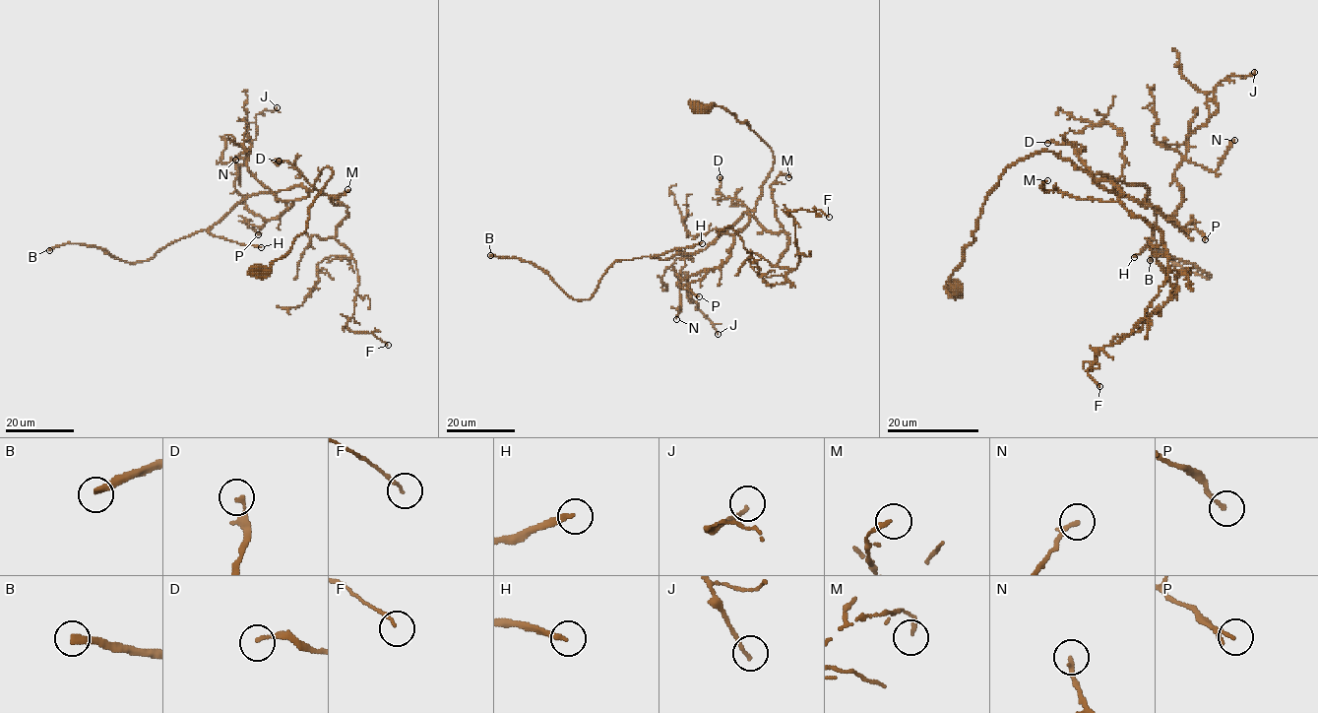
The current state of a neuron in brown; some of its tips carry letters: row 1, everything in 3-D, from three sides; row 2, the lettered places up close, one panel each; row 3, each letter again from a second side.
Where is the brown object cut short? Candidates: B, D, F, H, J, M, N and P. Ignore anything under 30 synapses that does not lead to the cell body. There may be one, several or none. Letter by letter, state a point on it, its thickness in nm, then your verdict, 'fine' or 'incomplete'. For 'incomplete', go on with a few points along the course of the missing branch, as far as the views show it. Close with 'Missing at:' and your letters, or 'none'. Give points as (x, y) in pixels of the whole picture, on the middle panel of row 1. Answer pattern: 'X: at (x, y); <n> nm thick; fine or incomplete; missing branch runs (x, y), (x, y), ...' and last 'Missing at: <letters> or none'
B: at (490, 255); 280 nm thick; incomplete
D: at (720, 177); 130 nm thick; fine
F: at (829, 217); 130 nm thick; fine
H: at (702, 243); 200 nm thick; incomplete; missing branch runs (702, 243), (740, 215), (752, 201), (778, 196), (786, 185), (786, 176), (773, 161), (756, 155), (747, 159)
J: at (718, 334); 150 nm thick; fine
M: at (788, 177); 170 nm thick; fine
N: at (676, 319); 190 nm thick; fine
P: at (699, 296); 140 nm thick; fine
Missing at: B, H

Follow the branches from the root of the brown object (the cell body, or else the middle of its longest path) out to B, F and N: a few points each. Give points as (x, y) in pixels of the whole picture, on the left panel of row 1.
B: (257, 270), (305, 229), (329, 166), (311, 190), (245, 196), (148, 261), (87, 244), (49, 250)
F: (257, 270), (305, 229), (329, 166), (313, 188), (346, 209), (336, 238), (359, 282), (346, 327), (388, 345)
N: (257, 270), (289, 251), (333, 173), (325, 166), (307, 196), (264, 220), (234, 187), (235, 160)

